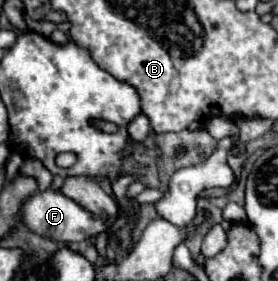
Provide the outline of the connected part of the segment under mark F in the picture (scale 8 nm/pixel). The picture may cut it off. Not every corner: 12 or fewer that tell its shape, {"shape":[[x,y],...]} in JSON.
{"shape":[[62,193],[22,205],[30,231],[62,243],[108,231]]}

